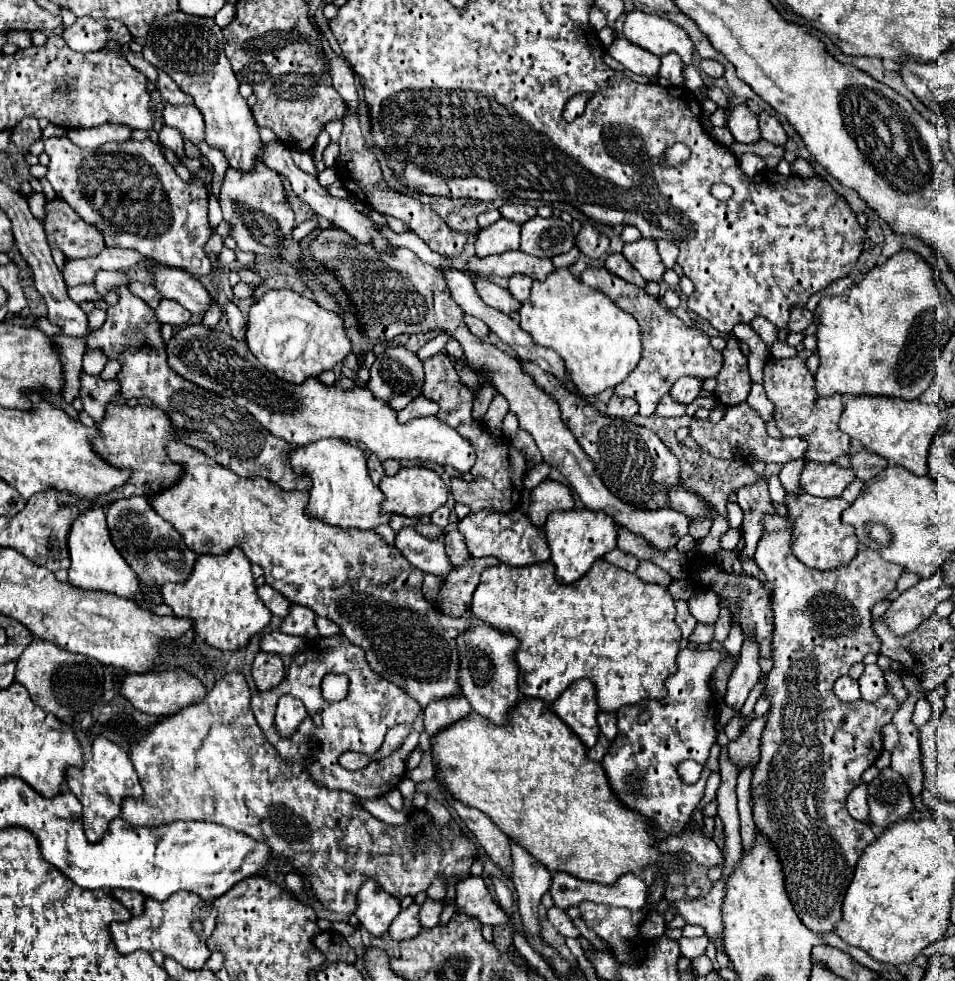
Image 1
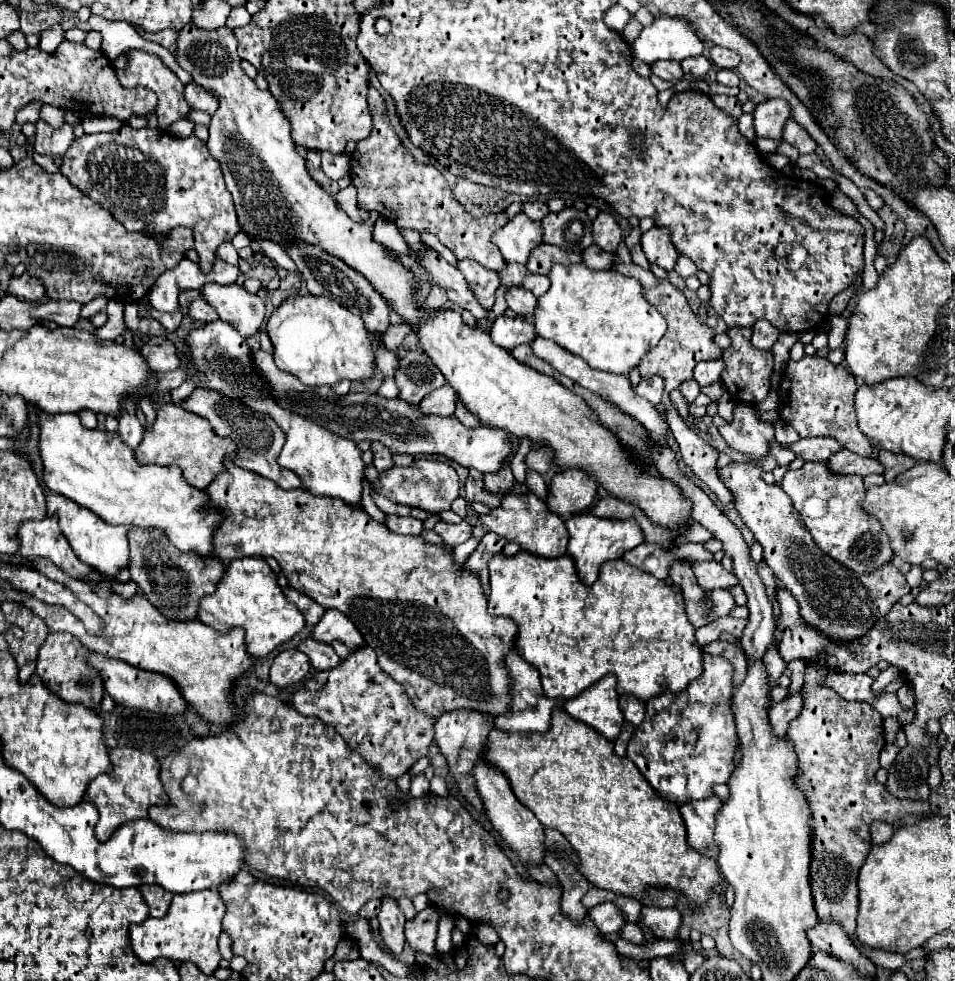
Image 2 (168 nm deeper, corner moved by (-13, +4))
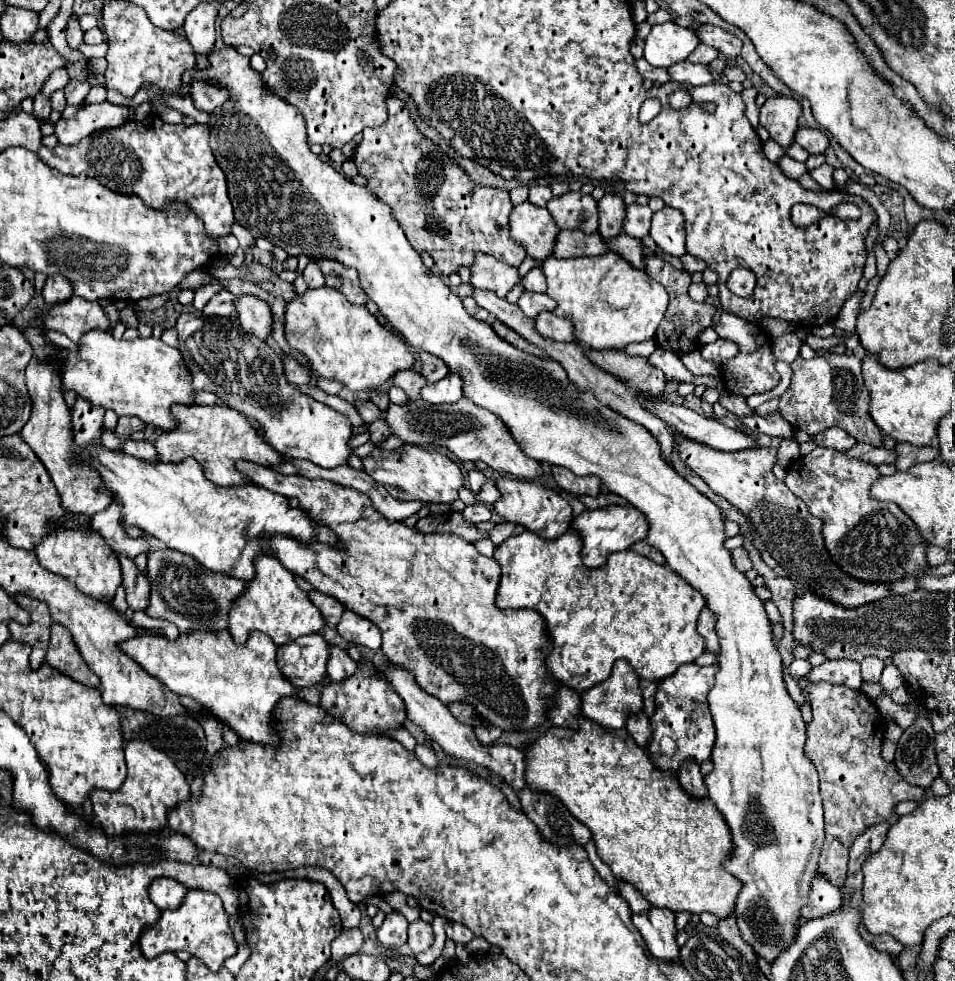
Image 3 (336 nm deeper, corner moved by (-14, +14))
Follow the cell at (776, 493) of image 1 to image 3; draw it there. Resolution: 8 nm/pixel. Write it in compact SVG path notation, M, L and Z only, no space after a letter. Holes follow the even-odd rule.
M771 414L771 416L739 416L739 422L753 430L753 432L759 432L759 434L767 434L767 436L773 436L773 438L791 438L793 436L793 426L779 414Z

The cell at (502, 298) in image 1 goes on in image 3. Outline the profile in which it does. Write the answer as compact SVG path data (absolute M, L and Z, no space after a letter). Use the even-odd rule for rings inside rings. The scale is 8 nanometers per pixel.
M523 290L521 298L519 298L519 308L527 318L535 318L535 314L541 314L543 310L553 310L555 308L555 300L551 300L547 294L539 294L539 292L529 292Z

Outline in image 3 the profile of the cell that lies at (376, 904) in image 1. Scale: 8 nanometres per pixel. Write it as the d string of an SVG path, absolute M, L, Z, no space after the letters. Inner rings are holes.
M399 912L387 914L385 922L377 930L379 944L383 944L385 948L399 948L401 944L407 942L407 926L409 926L409 922L405 920L403 914L399 914Z

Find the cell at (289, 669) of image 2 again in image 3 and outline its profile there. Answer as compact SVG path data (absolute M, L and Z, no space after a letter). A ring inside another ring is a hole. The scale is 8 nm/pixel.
M321 634L303 636L303 638L297 638L295 642L301 648L301 658L295 664L285 664L283 660L277 660L279 670L297 688L319 684L327 674L325 664L329 656L329 644Z

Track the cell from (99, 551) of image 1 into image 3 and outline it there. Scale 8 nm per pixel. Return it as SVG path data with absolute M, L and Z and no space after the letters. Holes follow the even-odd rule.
M33 356L27 366L27 388L29 388L31 400L33 400L33 412L31 412L29 422L19 432L19 436L47 468L53 484L61 496L63 510L67 514L85 514L85 516L93 516L93 514L105 510L113 500L107 492L99 490L97 474L93 474L91 470L87 470L81 464L71 464L71 460L73 460L71 412L63 400L61 382L59 382L59 366L55 362L43 364Z

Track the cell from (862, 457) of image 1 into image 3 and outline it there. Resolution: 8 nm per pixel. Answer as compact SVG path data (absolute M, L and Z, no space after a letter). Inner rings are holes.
M895 444L895 452L899 454L899 460L895 462L897 470L909 470L913 464L935 460L937 454L939 454L939 450L935 450L931 446L915 448L911 444Z

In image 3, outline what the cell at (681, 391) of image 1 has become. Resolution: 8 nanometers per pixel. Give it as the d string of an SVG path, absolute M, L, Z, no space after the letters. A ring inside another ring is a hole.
M719 338L719 340L713 342L713 344L705 344L699 352L701 352L701 358L703 358L703 360L721 364L721 362L733 358L733 356L739 352L739 348L737 348L733 342L727 342L727 340L721 340L721 338Z

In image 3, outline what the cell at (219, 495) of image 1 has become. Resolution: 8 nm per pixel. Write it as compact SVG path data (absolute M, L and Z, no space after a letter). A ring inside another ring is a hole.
M235 462L235 468L247 476L251 480L251 484L257 484L261 488L267 488L271 492L279 492L285 498L297 498L299 500L299 508L309 512L311 518L315 518L315 522L319 522L319 526L327 526L337 538L339 544L343 546L343 550L335 550L335 546L323 546L323 542L311 542L311 546L299 546L299 542L295 542L295 538L283 538L283 534L279 534L279 538L271 538L269 546L275 552L275 556L279 558L279 562L293 574L305 578L315 590L337 598L347 610L353 610L355 614L361 614L363 618L369 618L371 622L375 622L375 626L379 626L381 634L383 634L383 644L381 644L381 652L387 656L387 660L393 666L403 666L407 672L415 674L415 682L429 692L431 696L439 698L445 704L451 702L467 702L473 704L477 714L481 714L487 722L499 726L501 730L531 730L535 726L539 726L541 722L545 722L545 710L547 710L547 698L553 696L553 690L557 686L557 682L553 682L547 676L545 670L545 656L551 650L551 644L547 640L547 632L545 632L545 624L543 618L539 618L539 614L535 610L501 610L495 606L495 592L497 592L497 584L499 584L499 564L493 558L487 558L483 554L479 554L475 550L475 546L455 534L423 534L417 528L409 528L403 522L387 522L373 506L371 500L363 494L359 494L357 490L351 490L347 486L339 486L335 482L327 482L327 480L307 480L301 476L283 476L279 472L275 472L273 468L267 466L259 466L255 462Z

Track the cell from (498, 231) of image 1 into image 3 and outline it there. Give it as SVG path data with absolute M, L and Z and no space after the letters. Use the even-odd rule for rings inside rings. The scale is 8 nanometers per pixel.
M523 202L513 208L509 220L509 236L519 242L527 250L527 256L535 260L545 260L551 254L553 240L559 228L551 220L547 208L531 206L531 202Z

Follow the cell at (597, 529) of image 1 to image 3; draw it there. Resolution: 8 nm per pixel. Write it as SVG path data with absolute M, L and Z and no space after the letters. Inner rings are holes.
M607 506L597 510L585 510L571 522L571 530L577 532L583 540L581 560L587 568L599 568L607 562L607 556L613 552L627 550L633 542L639 542L647 536L649 522L643 512L639 512L635 506Z

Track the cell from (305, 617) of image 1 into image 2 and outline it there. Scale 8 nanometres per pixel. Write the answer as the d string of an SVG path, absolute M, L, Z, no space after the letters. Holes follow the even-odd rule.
M326 610L326 616L322 616L318 626L314 626L314 638L326 644L342 642L350 650L358 650L366 644L358 628L338 610Z

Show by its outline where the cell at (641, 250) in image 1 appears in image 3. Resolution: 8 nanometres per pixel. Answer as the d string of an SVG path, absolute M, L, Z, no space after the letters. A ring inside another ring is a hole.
M663 208L653 214L651 220L651 238L655 244L669 256L685 254L685 228L683 214L675 208Z

